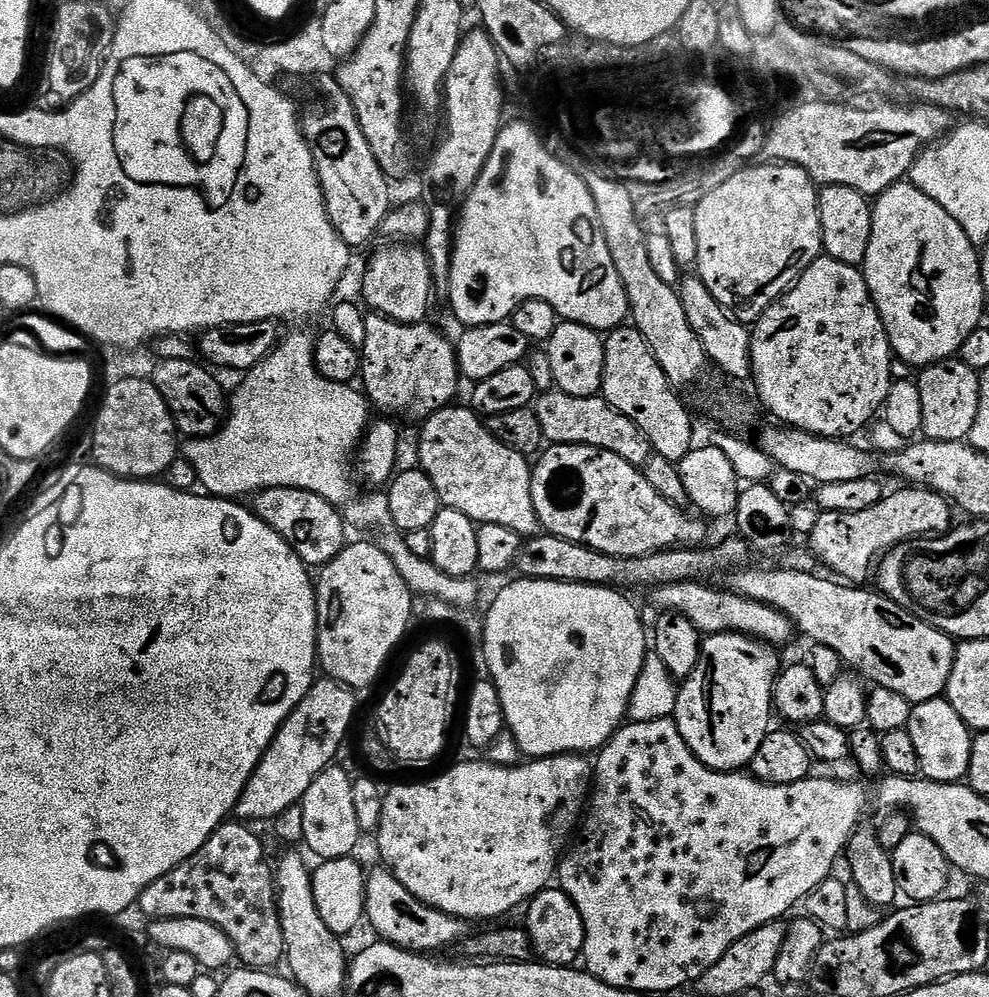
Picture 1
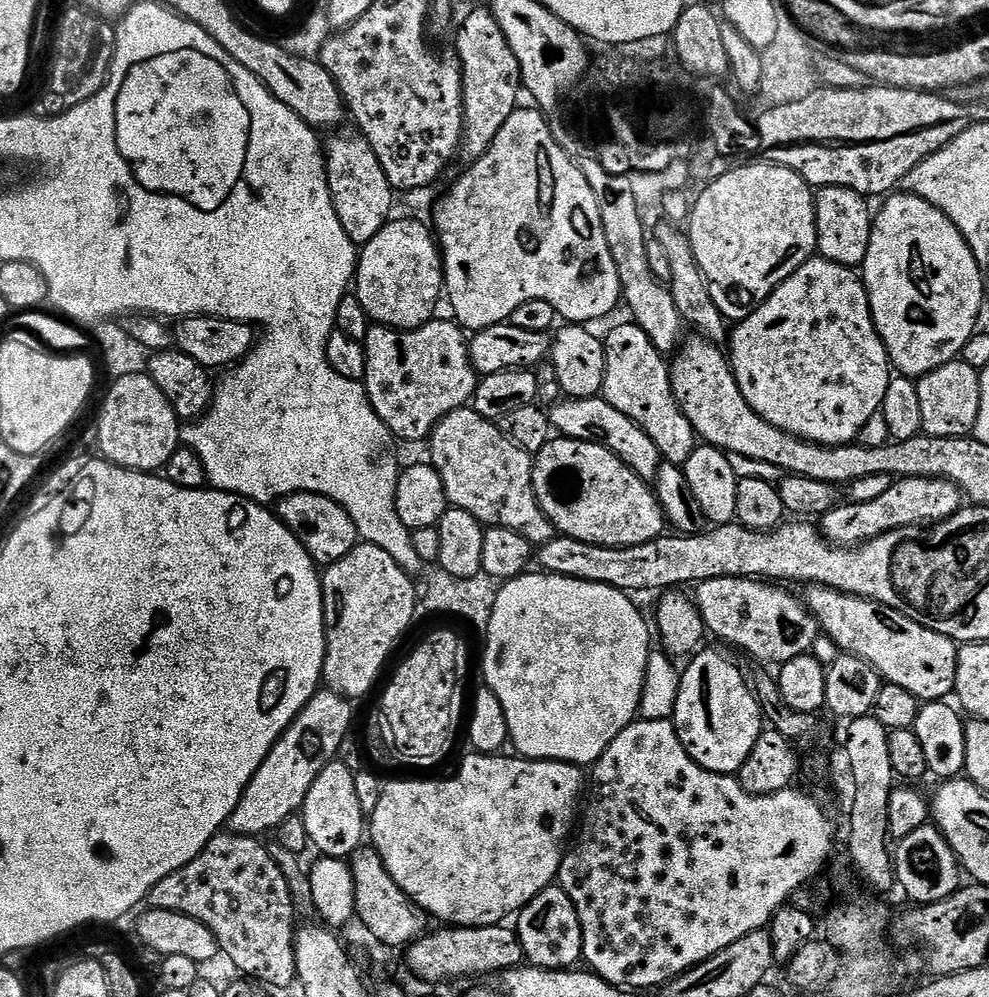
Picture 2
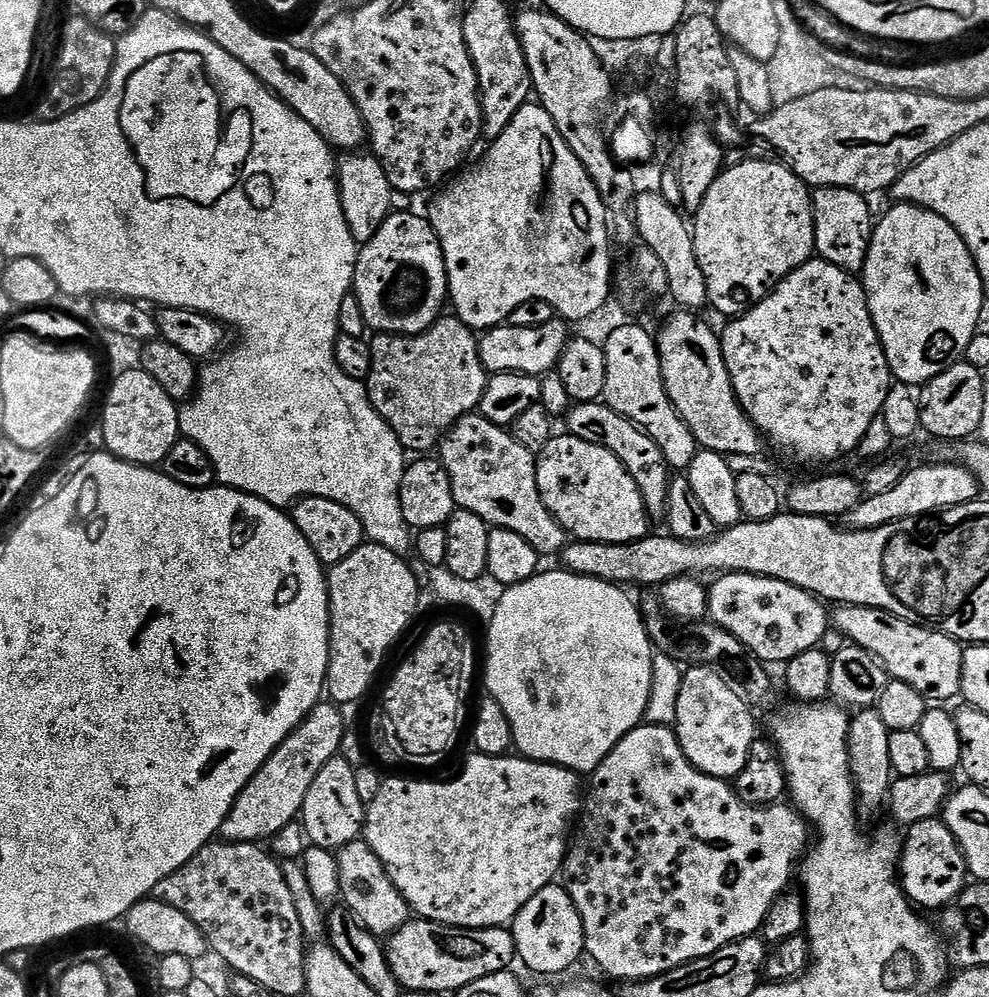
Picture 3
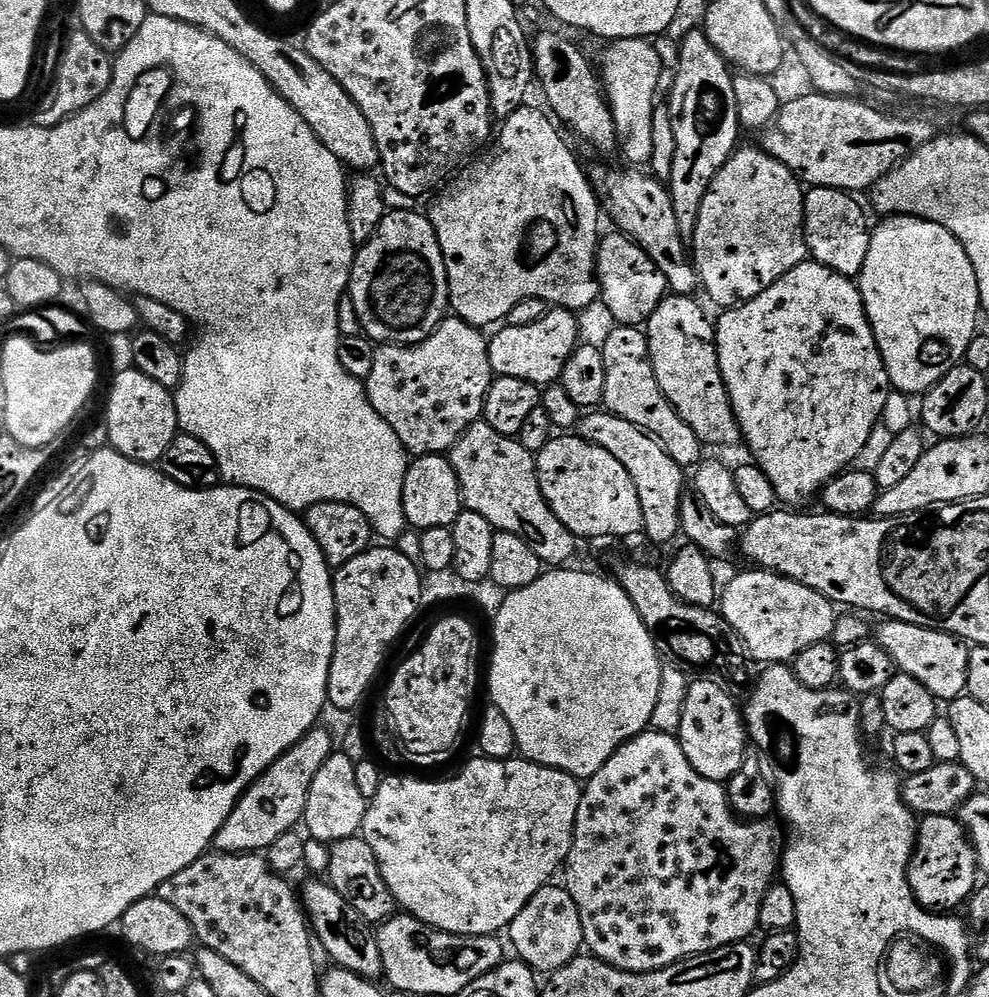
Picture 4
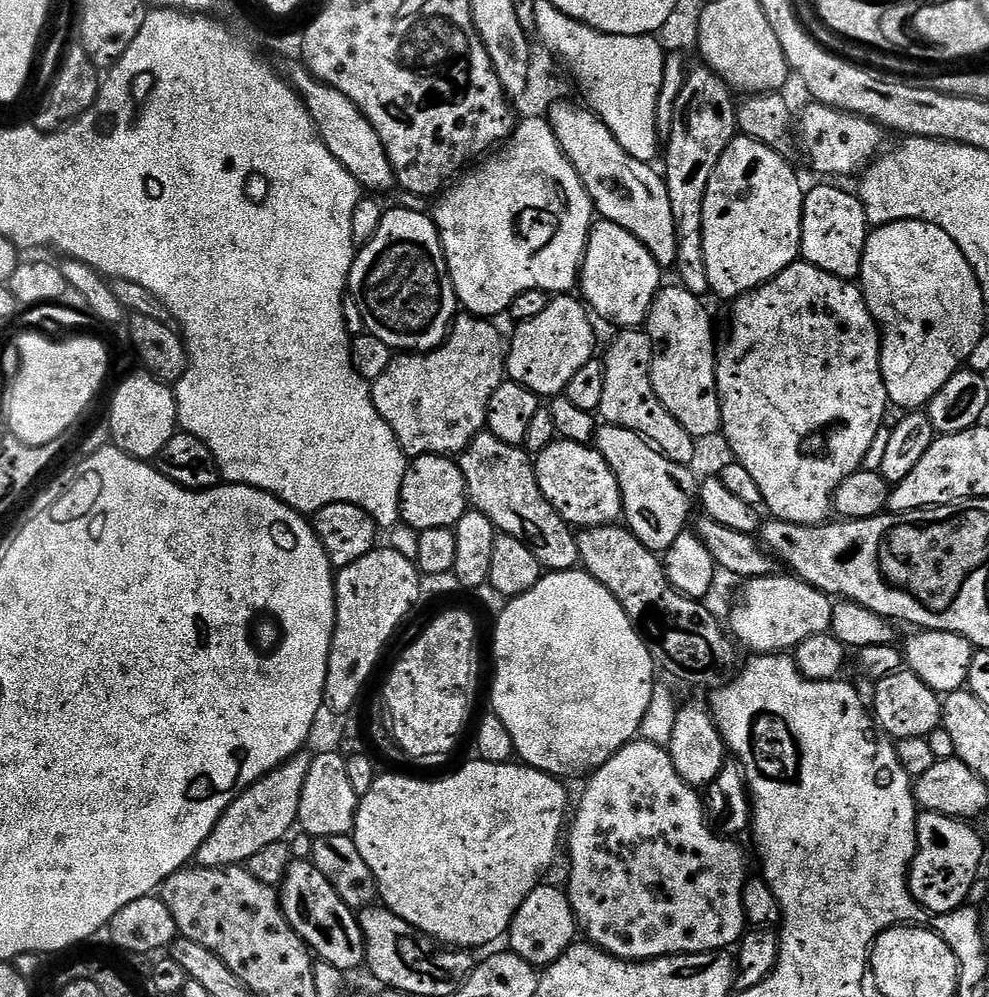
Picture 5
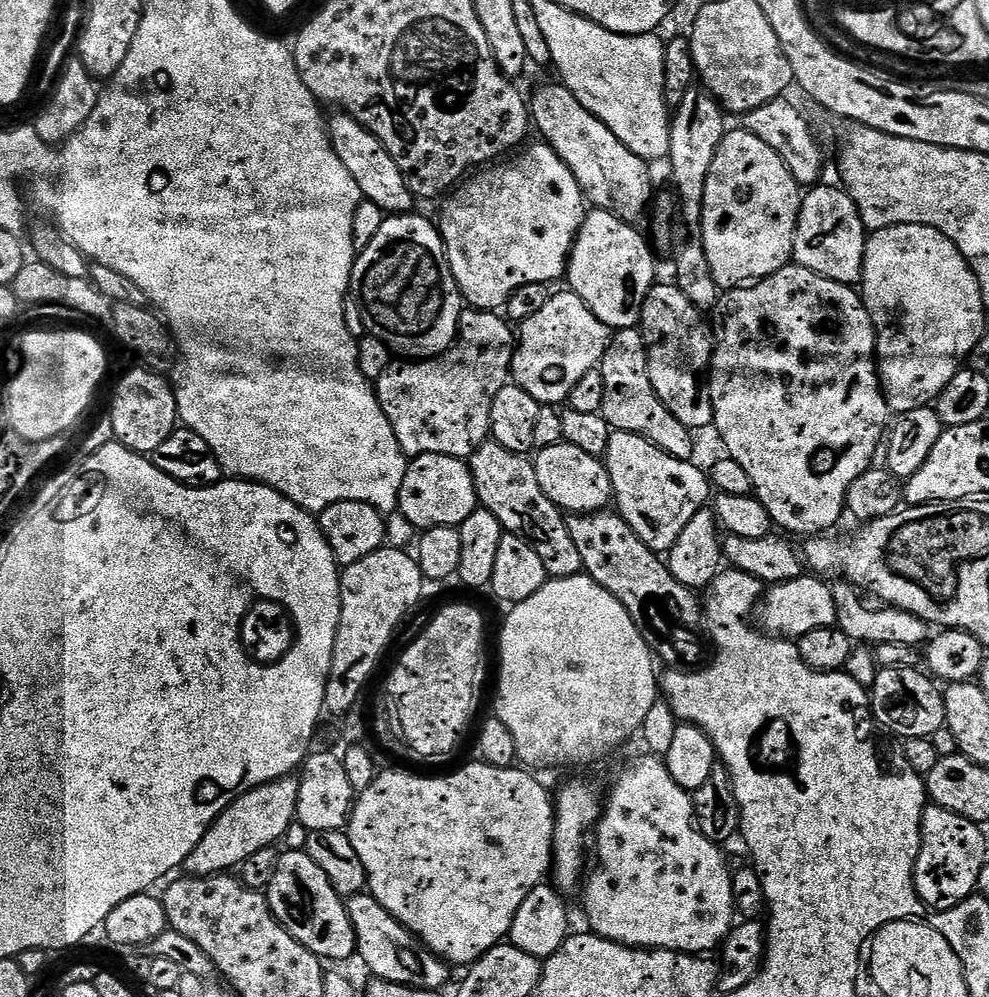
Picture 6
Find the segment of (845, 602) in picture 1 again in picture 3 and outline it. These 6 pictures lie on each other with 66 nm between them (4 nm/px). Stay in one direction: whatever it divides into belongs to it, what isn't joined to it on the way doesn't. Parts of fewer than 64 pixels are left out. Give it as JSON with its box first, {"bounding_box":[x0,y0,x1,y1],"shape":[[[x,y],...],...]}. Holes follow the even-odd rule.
{"bounding_box":[835,606,964,702],"shape":[[[840,606],[835,611],[835,630],[851,641],[855,647],[865,648],[867,652],[877,656],[891,679],[901,680],[910,686],[914,686],[914,690],[918,690],[918,694],[922,694],[932,702],[944,702],[940,700],[957,699],[961,695],[960,683],[962,682],[964,654],[961,641],[953,640],[951,636],[947,636],[945,632],[937,632],[935,628],[929,628],[922,624],[911,624],[905,620],[900,620],[897,616],[890,614],[886,610]]]}

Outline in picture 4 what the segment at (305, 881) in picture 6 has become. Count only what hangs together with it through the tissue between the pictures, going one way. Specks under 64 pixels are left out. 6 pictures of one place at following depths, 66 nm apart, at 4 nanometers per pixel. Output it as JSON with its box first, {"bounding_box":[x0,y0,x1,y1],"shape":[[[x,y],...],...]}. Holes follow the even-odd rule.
{"bounding_box":[302,878,384,978],"shape":[[[320,878],[310,880],[312,881],[304,888],[304,896],[302,892],[302,907],[311,935],[318,941],[319,947],[321,944],[328,951],[333,965],[365,978],[376,978],[376,975],[379,977],[384,971],[383,958],[379,954],[375,935],[370,931],[369,925],[360,917],[358,910],[354,910],[354,906],[350,906],[350,902],[346,902],[346,898],[342,898],[342,894],[338,894],[338,890],[334,890],[331,884]]]}

